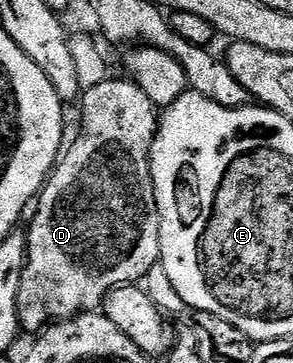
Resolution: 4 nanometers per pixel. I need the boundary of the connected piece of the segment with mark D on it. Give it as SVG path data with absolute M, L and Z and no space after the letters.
M106 79L82 92L81 134L70 149L68 146L64 150L36 198L37 214L27 228L25 266L21 269L17 295L17 319L22 330L41 331L58 319L100 310L112 289L140 282L160 262L161 220L149 162L159 109L132 79L124 80Z

